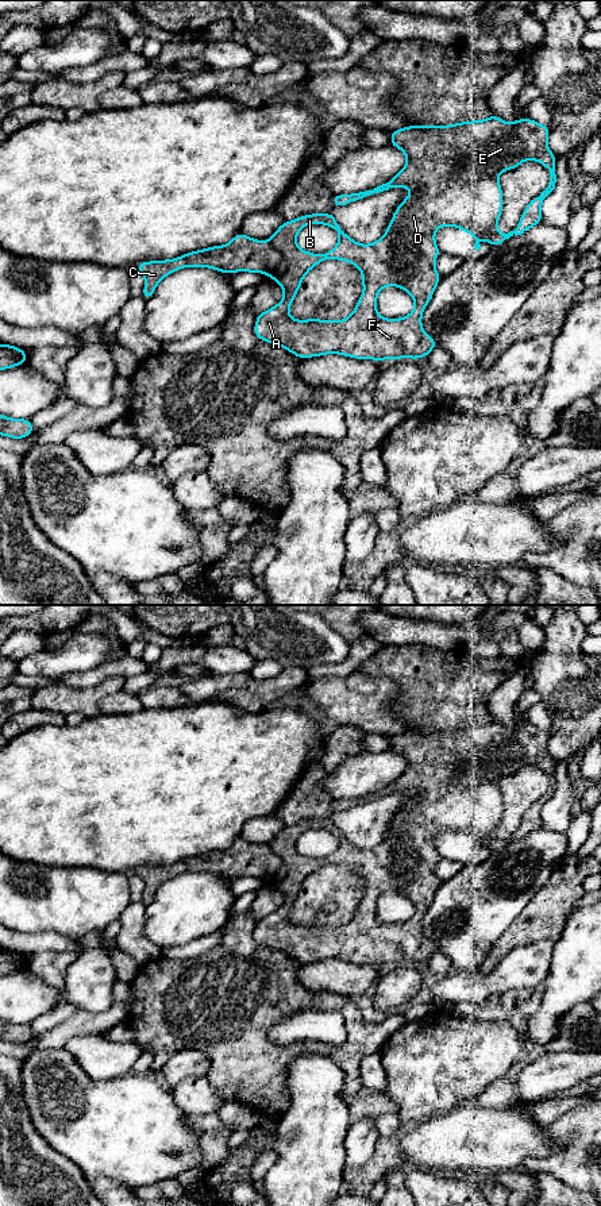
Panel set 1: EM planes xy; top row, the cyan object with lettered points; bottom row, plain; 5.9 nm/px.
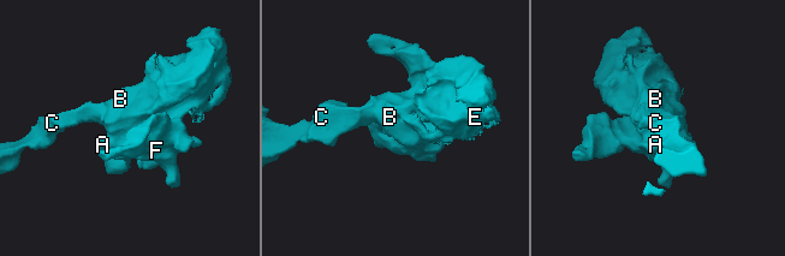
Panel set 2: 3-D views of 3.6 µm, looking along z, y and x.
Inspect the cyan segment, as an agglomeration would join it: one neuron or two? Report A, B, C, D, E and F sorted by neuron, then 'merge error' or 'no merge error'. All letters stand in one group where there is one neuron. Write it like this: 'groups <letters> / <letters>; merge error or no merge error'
groups A B D E F / C; merge error

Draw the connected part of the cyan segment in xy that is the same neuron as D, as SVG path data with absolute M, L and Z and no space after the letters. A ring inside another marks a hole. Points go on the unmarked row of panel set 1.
M496 720L485 725L461 727L448 731L407 731L390 737L389 751L398 752L407 760L407 768L390 786L373 795L334 799L335 813L352 806L389 795L392 793L413 793L404 806L396 813L385 840L371 849L361 849L352 845L339 831L334 818L309 818L296 825L284 827L269 844L281 858L281 867L274 874L271 883L284 894L284 903L273 913L257 920L254 940L266 948L277 949L297 963L312 963L325 959L339 959L355 964L427 963L438 951L436 945L427 940L421 930L421 921L431 906L442 881L435 874L435 864L440 854L435 848L435 836L439 832L458 832L463 839L473 839L475 855L481 854L484 843L492 852L500 851L513 840L521 840L531 832L542 828L542 809L555 794L555 767L558 764L547 750L550 732L532 724L517 724L506 728ZM524 766L538 766L550 777L548 791L535 802L523 816L515 836L500 839L497 828L502 817L502 794L497 781L505 775L516 774ZM308 829L324 829L339 839L338 849L325 859L312 859L301 855L296 843ZM327 864L351 867L362 876L363 898L354 917L343 925L296 925L289 920L301 887L307 878ZM398 891L407 895L415 914L401 924L385 924L377 917L377 901L382 893Z

